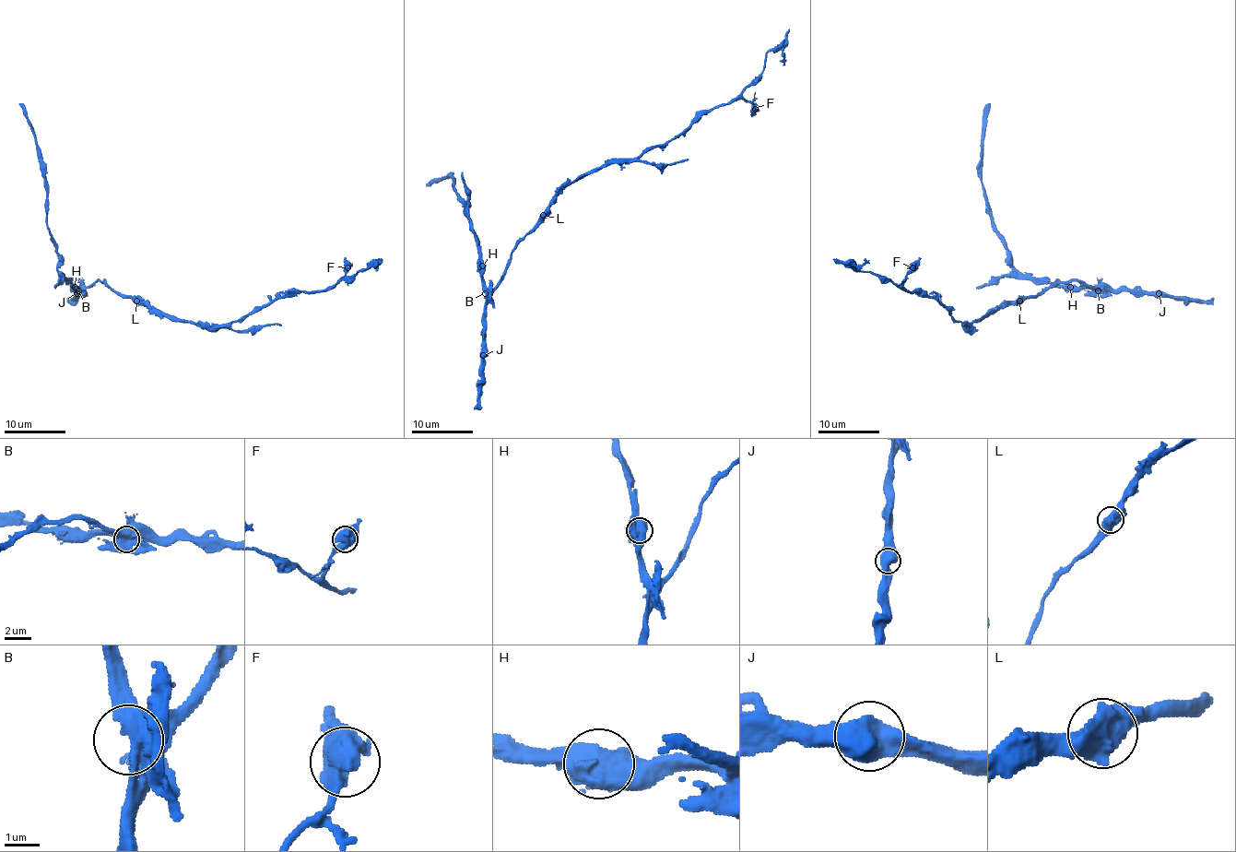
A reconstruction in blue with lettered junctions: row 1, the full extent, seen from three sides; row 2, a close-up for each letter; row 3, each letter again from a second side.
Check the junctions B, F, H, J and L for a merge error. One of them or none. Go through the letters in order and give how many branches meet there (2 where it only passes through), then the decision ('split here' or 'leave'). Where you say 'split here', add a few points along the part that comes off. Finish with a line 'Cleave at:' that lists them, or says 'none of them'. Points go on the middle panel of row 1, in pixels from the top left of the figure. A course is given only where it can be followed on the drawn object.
B: 2 branches meet; leave
F: 2 branches meet; leave
H: 2 branches meet; leave
J: 2 branches meet; leave
L: 2 branches meet; leave
Cleave at: none of them

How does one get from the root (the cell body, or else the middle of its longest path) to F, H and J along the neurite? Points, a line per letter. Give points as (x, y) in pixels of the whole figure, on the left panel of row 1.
F: (127, 295), (182, 321), (229, 325), (278, 298), (334, 286), (347, 267)
H: (127, 295), (118, 295), (100, 281), (86, 289), (75, 287)
J: (127, 295), (118, 295), (100, 281), (84, 286), (76, 293)

